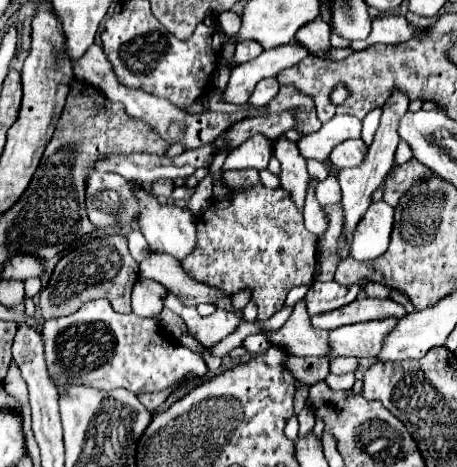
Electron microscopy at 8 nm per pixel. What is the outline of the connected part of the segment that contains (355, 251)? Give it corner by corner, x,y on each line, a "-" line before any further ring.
383,200
373,202
367,208
365,218
359,220
353,232
351,256
355,260
379,258
389,246
391,230
393,230
393,206
385,204

